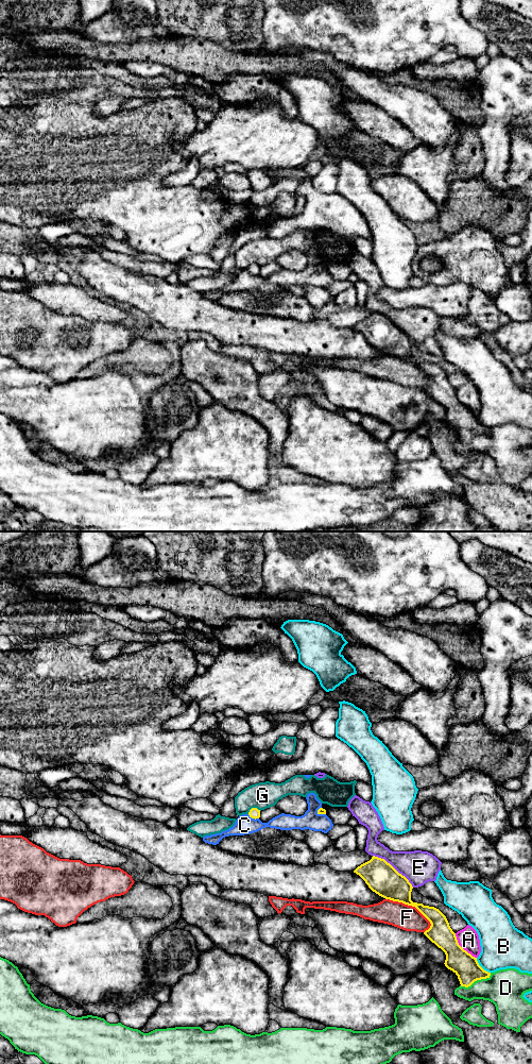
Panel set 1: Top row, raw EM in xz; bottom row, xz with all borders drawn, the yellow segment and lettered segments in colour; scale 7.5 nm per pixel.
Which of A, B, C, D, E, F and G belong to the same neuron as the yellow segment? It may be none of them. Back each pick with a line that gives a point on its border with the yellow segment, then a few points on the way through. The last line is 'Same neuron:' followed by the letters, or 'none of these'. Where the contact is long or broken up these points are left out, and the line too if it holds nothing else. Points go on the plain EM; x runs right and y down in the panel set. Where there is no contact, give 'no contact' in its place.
Same neuron: none of these

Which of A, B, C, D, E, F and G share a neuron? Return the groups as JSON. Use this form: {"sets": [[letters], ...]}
{"sets": [["A"], ["B"], ["C"], ["D"], ["E"], ["F"], ["G"]]}

